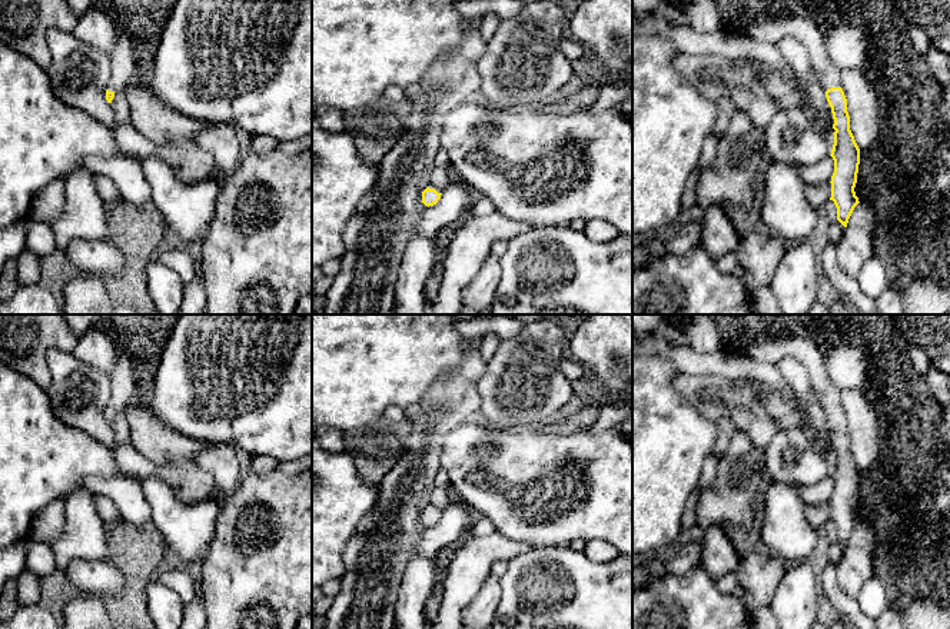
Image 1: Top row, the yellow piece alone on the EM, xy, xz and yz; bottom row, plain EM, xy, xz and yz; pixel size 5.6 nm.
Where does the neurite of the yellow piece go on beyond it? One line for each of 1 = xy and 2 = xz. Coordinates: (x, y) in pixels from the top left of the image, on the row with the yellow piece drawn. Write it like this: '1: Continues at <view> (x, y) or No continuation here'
1: No continuation here
2: No continuation here

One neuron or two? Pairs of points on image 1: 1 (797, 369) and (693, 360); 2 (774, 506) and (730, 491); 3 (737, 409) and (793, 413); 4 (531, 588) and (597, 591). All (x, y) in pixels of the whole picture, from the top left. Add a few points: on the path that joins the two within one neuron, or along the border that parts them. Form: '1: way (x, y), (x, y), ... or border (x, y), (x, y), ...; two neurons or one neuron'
1: border (774, 365), (797, 395); two neurons
2: border (763, 493), (760, 511); two neurons
3: way (751, 409), (779, 413); one neuron
4: way (547, 591), (581, 591); one neuron

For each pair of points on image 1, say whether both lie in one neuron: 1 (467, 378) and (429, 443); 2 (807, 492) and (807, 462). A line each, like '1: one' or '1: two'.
1: one
2: two

